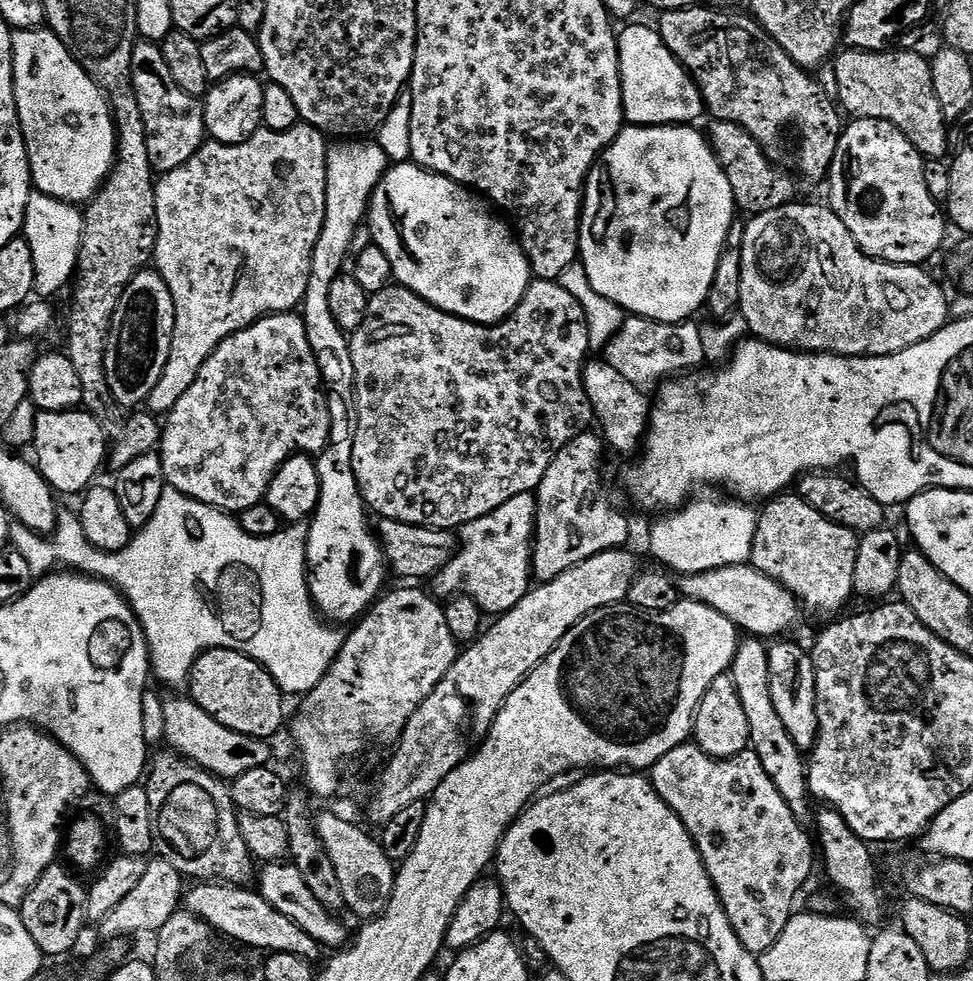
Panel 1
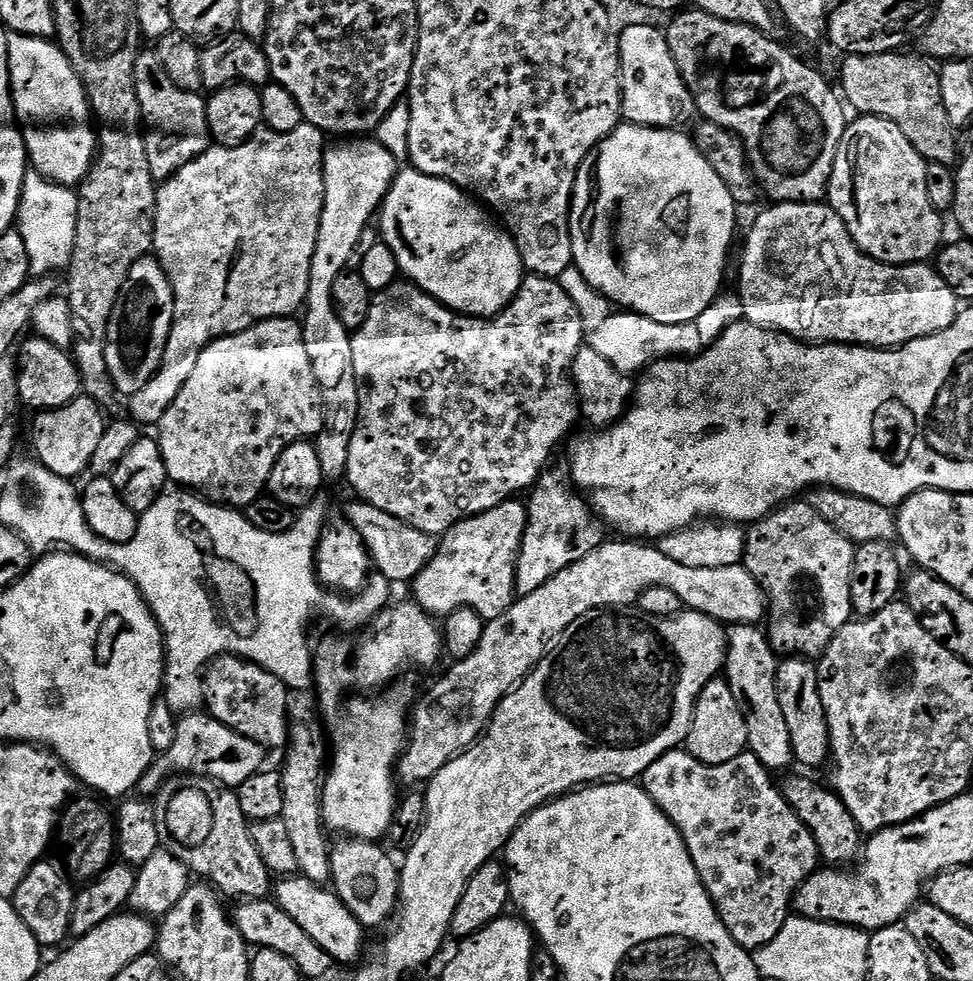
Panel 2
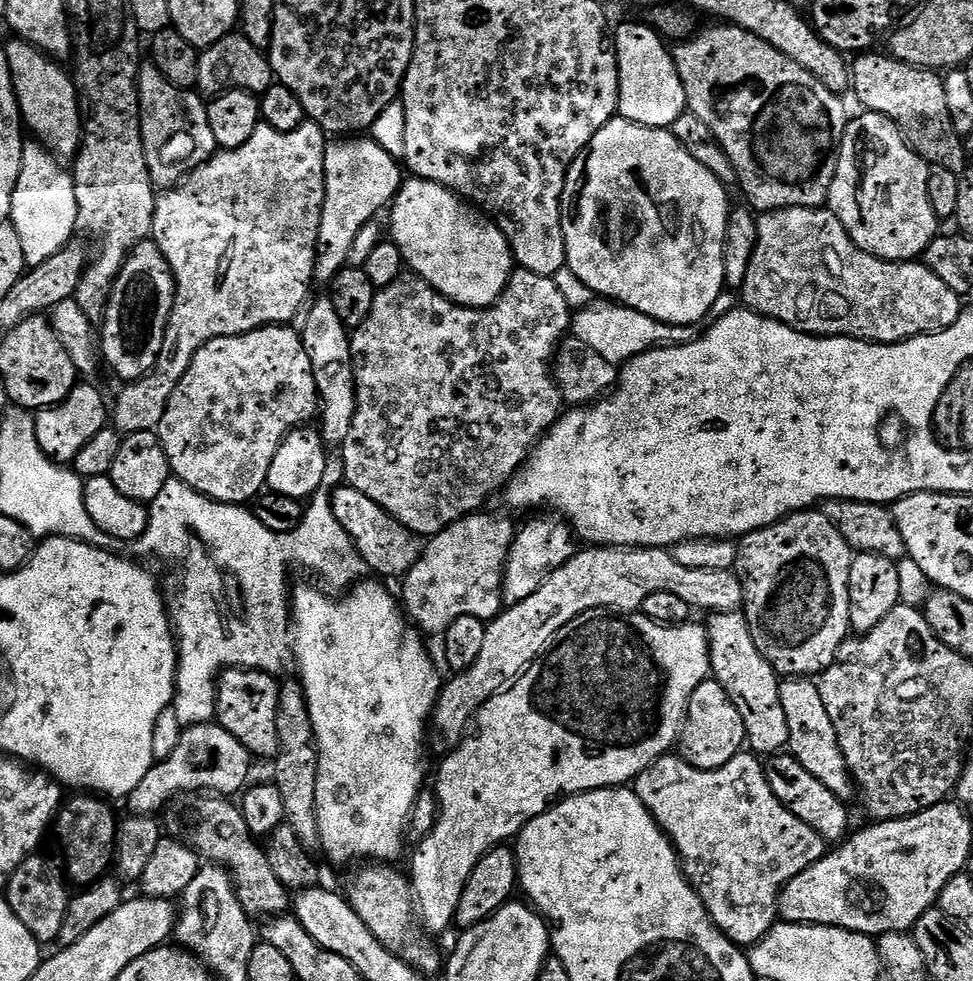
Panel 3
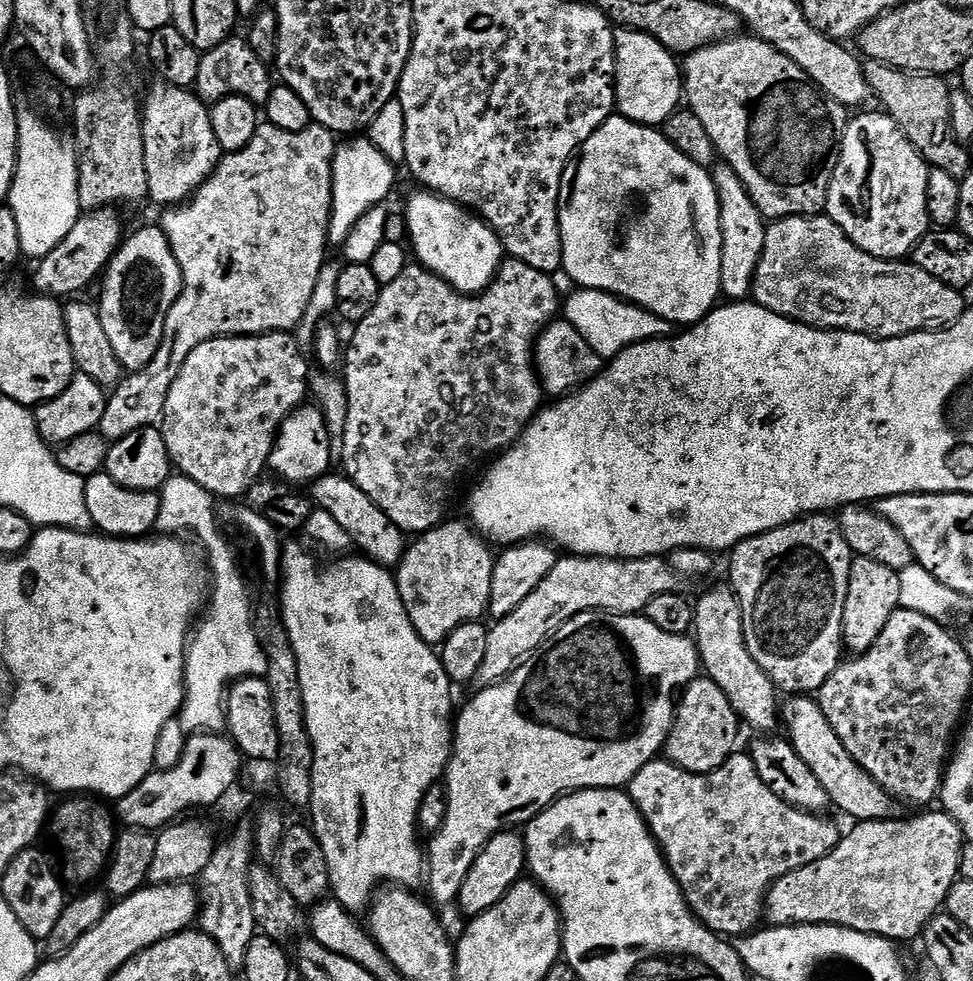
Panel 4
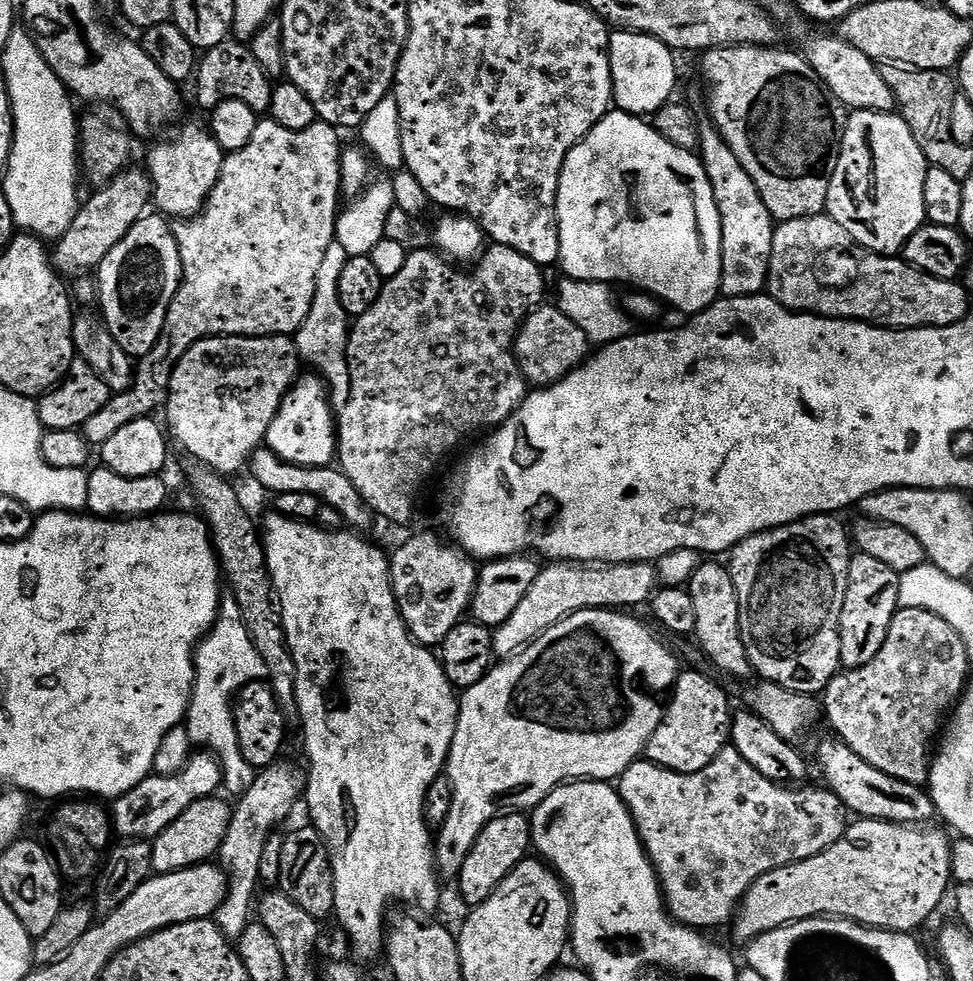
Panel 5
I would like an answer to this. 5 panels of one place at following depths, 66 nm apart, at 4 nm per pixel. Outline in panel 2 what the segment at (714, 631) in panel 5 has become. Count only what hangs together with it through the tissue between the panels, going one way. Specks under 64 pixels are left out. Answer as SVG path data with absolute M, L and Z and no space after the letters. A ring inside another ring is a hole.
M733 624L727 629L722 676L728 681L730 690L734 690L734 698L738 698L738 706L746 718L747 751L753 752L765 768L779 774L783 768L793 767L796 755L782 706L778 702L777 667L778 653L757 625Z

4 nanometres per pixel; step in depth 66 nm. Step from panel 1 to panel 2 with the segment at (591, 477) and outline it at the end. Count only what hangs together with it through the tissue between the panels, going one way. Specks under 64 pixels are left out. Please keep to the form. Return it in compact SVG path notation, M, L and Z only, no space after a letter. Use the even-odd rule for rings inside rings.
M545 471L541 475L526 500L528 521L516 563L517 597L534 594L538 586L546 586L546 582L550 582L554 574L562 574L566 566L582 562L586 554L598 550L598 546L606 540L605 525L585 501L583 504L576 497L577 489L570 483L569 477L565 473L563 476L560 472L552 471Z

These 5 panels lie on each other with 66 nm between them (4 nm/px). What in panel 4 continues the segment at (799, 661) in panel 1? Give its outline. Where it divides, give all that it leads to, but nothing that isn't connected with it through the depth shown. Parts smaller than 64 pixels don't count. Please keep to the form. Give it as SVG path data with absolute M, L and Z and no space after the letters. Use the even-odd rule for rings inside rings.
M792 694L785 700L788 701L785 704L783 701L782 716L783 719L784 716L788 719L787 739L798 758L802 758L802 762L806 762L810 770L814 770L814 778L818 778L822 790L830 794L832 808L853 816L853 821L856 822L897 819L901 815L901 801L878 786L878 782L874 782L874 778L870 778L870 774L866 774L866 770L862 770L862 766L854 762L846 746L842 746L838 734L834 734L826 714L820 709L819 699L808 694Z

